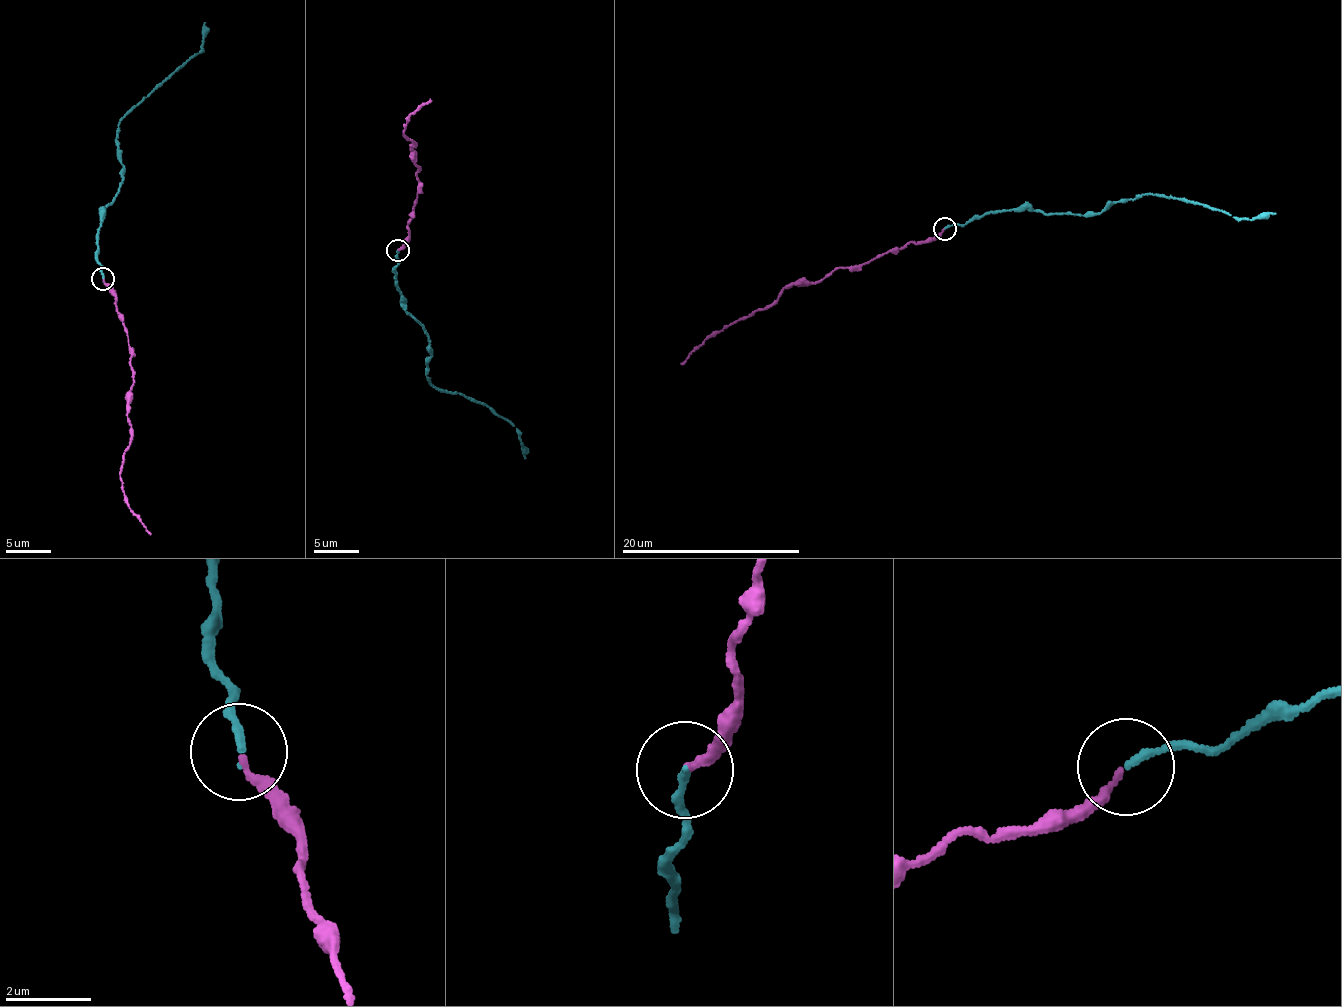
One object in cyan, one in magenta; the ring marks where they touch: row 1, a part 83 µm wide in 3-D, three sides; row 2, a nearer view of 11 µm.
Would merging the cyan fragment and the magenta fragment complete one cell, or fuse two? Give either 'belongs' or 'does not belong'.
belongs

